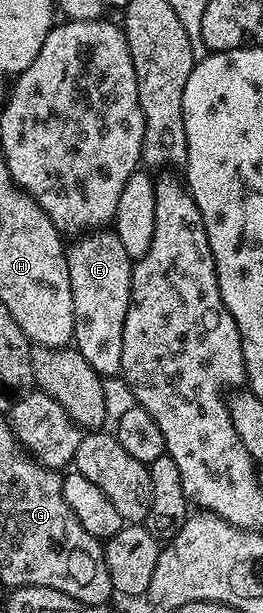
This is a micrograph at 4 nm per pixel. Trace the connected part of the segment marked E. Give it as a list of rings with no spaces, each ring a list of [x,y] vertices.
[[[101,228],[77,237],[67,247],[70,288],[74,300],[74,350],[101,376],[119,375],[122,364],[122,332],[132,299],[134,260],[111,229]]]

